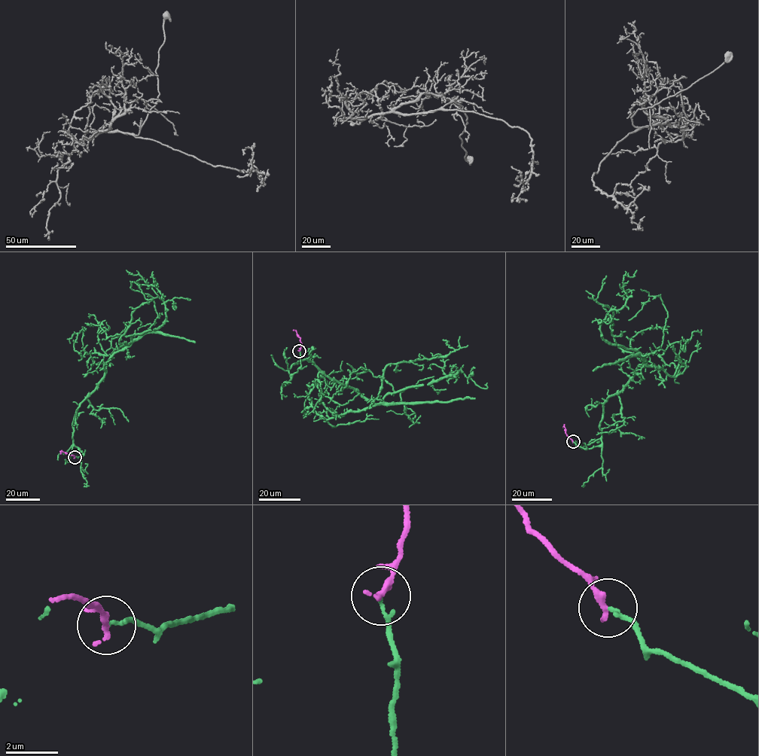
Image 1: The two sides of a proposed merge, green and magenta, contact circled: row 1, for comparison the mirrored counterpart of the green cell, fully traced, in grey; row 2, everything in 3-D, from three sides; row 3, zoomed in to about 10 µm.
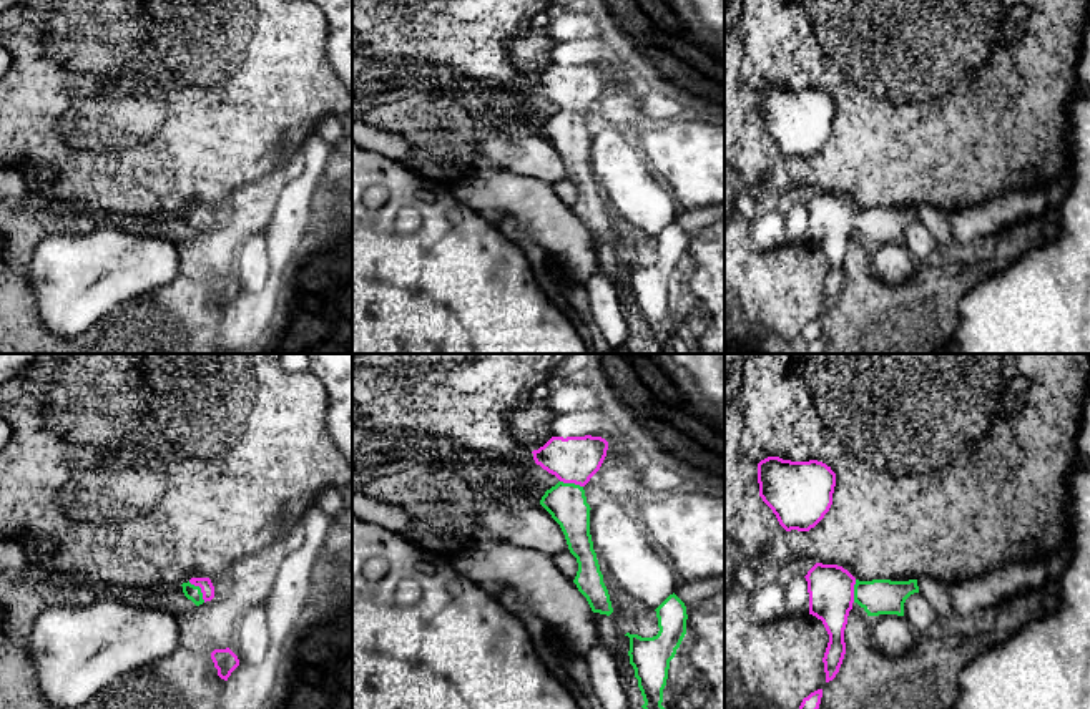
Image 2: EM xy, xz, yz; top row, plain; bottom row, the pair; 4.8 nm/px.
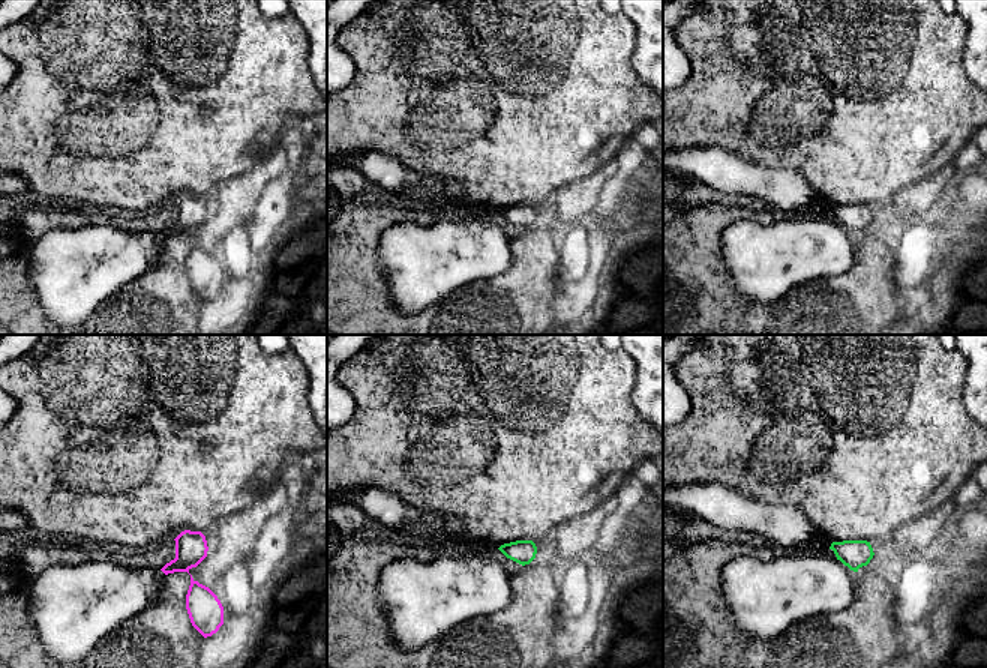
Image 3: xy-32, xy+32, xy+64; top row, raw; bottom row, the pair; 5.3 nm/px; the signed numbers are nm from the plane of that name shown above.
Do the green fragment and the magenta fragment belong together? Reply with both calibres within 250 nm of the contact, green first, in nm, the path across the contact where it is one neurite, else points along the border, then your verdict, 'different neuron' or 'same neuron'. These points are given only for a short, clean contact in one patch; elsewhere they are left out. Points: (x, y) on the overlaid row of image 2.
70/70 nm | across xy (191, 591), (200, 590), (206, 586) | same neuron

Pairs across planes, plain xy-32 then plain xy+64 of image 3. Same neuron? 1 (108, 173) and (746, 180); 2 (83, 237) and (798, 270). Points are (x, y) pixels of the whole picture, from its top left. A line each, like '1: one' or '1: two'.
1: two
2: one

